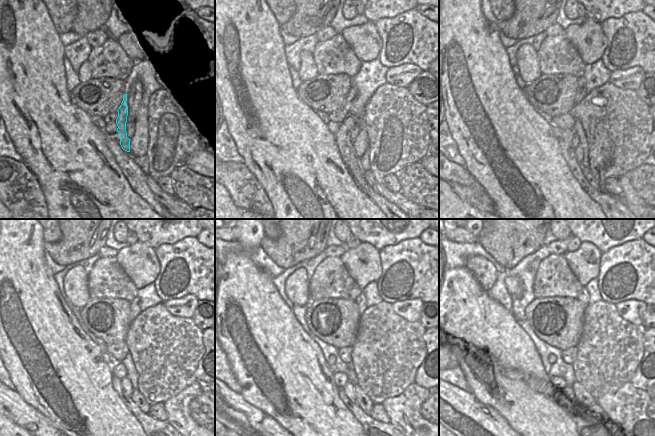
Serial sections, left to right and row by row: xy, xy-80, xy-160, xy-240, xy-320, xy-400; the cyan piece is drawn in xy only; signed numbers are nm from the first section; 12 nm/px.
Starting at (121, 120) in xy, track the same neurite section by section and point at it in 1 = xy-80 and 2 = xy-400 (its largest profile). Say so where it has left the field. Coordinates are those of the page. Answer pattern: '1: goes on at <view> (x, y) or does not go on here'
1: goes on at xy-80 (352, 97)
2: goes on at xy-400 (584, 297)

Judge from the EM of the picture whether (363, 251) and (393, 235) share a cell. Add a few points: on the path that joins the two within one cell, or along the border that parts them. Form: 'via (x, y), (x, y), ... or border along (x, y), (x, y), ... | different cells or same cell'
border along (361, 241), (366, 241), (379, 250) | different cells

